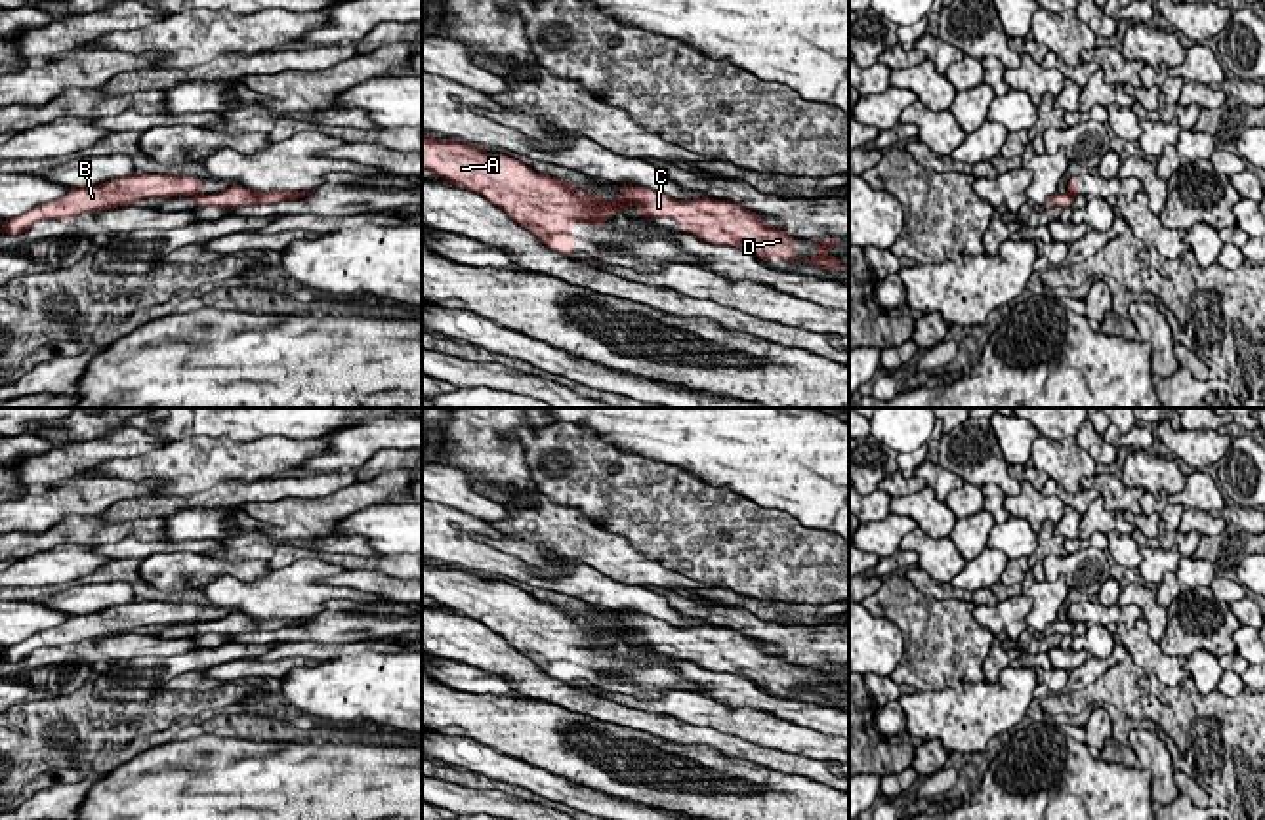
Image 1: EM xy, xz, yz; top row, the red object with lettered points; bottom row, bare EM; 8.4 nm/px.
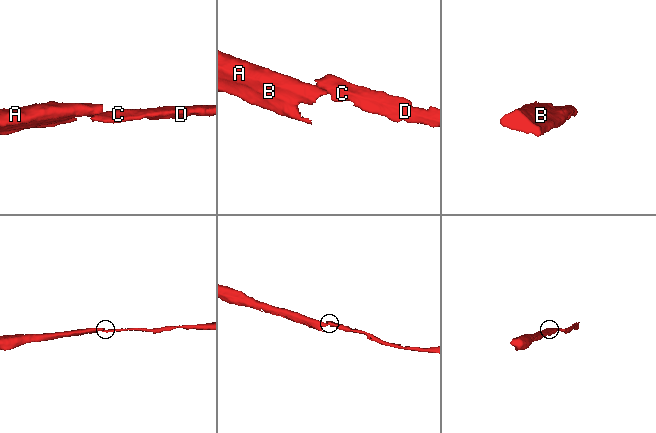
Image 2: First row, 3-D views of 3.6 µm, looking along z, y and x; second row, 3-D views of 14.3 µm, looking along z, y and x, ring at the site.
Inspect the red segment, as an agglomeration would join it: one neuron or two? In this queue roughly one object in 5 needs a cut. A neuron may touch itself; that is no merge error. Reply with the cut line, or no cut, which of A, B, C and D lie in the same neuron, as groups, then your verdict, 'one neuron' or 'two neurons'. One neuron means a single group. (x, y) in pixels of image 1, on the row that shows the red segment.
cut in xz along (617, 201), (628, 204); A B / C D; two neurons

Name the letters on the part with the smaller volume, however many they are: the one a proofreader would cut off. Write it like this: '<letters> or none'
C, D

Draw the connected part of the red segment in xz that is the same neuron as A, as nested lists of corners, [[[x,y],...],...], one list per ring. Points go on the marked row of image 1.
[[[422,133],[422,168],[454,187],[475,191],[563,256],[576,252],[576,223],[601,227],[630,204],[605,200],[559,177],[538,174],[506,154]]]

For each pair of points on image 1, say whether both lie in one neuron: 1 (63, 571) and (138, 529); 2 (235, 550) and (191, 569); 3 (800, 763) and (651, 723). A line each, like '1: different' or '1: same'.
1: different
2: different
3: same

